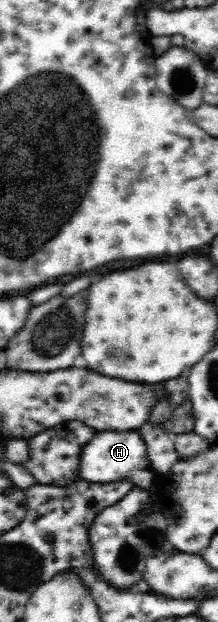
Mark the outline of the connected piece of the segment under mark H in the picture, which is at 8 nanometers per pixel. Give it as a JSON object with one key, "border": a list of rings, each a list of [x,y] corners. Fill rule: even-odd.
{"border":[[[97,430],[82,446],[80,463],[75,471],[75,479],[88,483],[110,483],[122,478],[134,480],[134,485],[148,489],[157,486],[159,474],[150,466],[150,459],[142,436],[137,431],[117,432],[116,430]]]}

